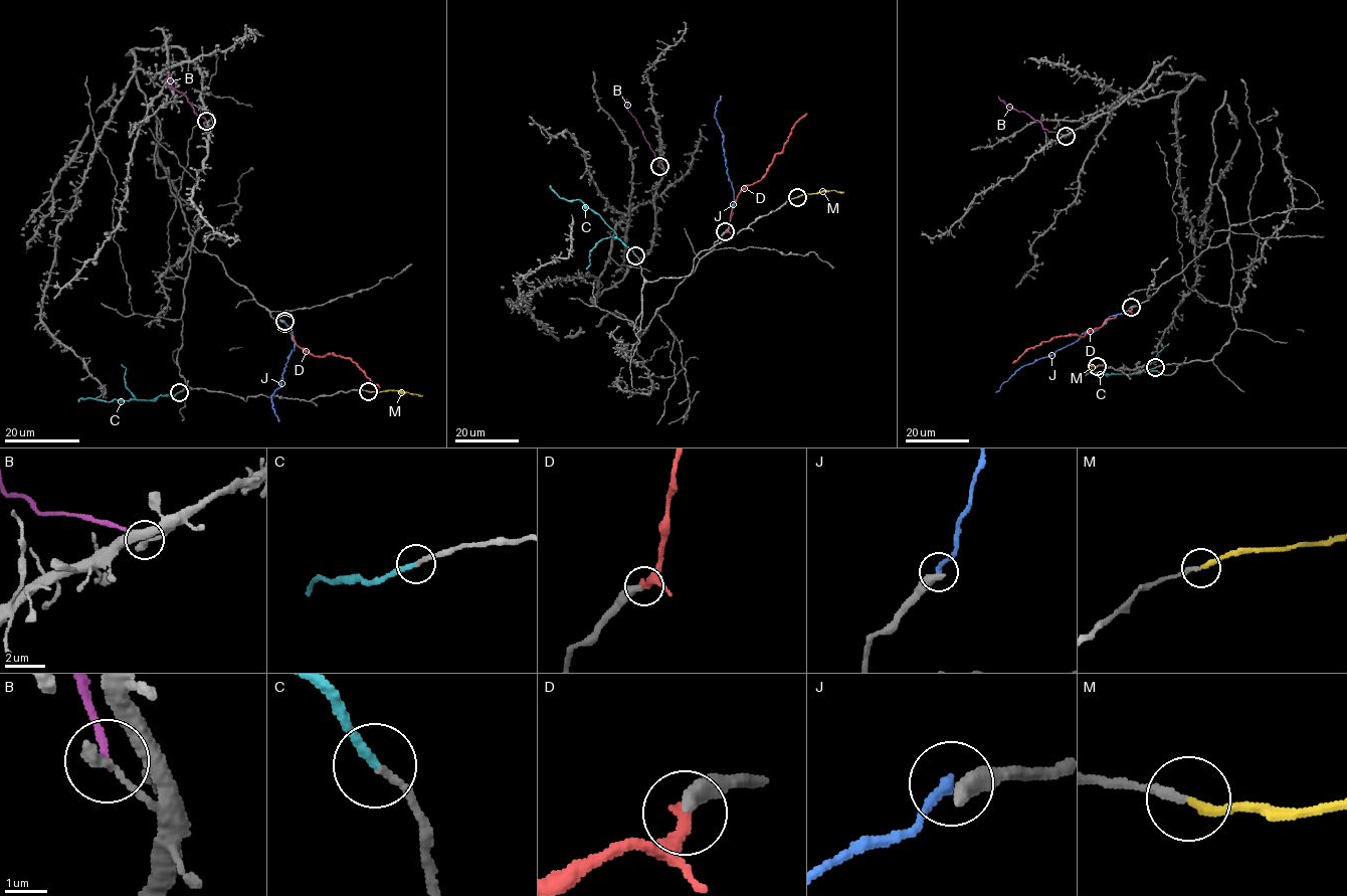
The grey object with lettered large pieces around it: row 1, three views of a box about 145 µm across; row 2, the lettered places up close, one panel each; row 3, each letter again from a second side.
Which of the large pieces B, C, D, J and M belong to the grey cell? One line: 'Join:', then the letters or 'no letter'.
Join: C, D, M

